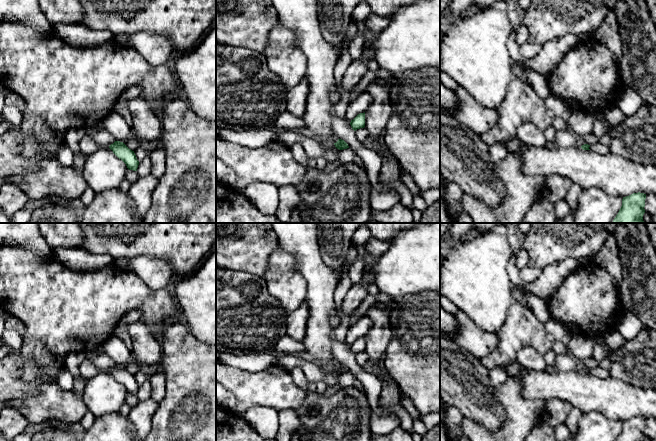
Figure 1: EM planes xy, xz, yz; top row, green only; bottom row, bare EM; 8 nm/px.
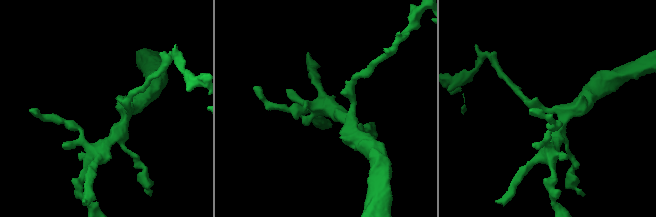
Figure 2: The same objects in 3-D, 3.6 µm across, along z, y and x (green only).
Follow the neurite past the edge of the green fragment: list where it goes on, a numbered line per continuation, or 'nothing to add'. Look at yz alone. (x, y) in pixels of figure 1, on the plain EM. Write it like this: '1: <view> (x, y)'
nothing to add

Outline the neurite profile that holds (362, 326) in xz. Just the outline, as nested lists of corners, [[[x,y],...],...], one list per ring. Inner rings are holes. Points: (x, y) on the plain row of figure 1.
[[[367,314],[352,324],[346,334],[345,341],[353,344],[358,338],[364,337],[372,328],[373,322]]]

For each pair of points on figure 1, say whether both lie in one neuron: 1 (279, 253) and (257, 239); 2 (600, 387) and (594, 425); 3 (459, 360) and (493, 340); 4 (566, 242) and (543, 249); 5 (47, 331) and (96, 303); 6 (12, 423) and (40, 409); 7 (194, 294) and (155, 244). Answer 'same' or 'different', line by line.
1: different
2: different
3: different
4: same
5: same
6: different
7: different

